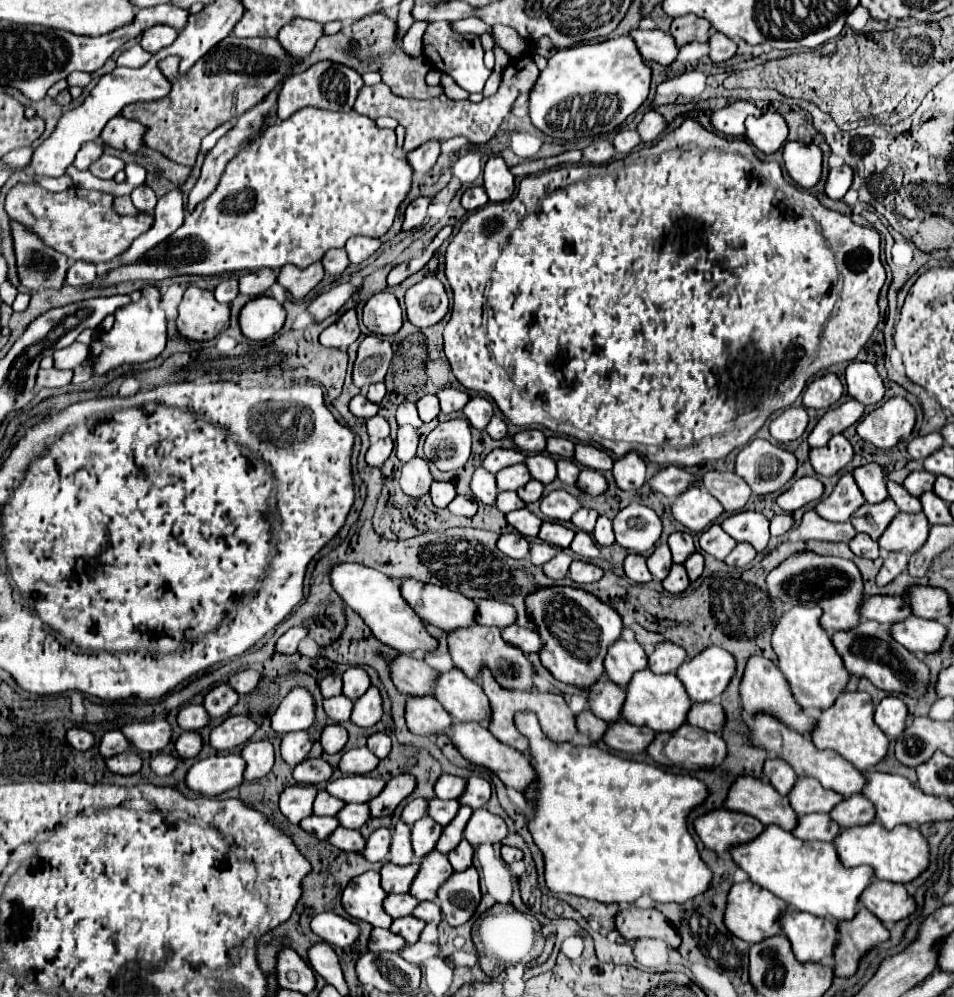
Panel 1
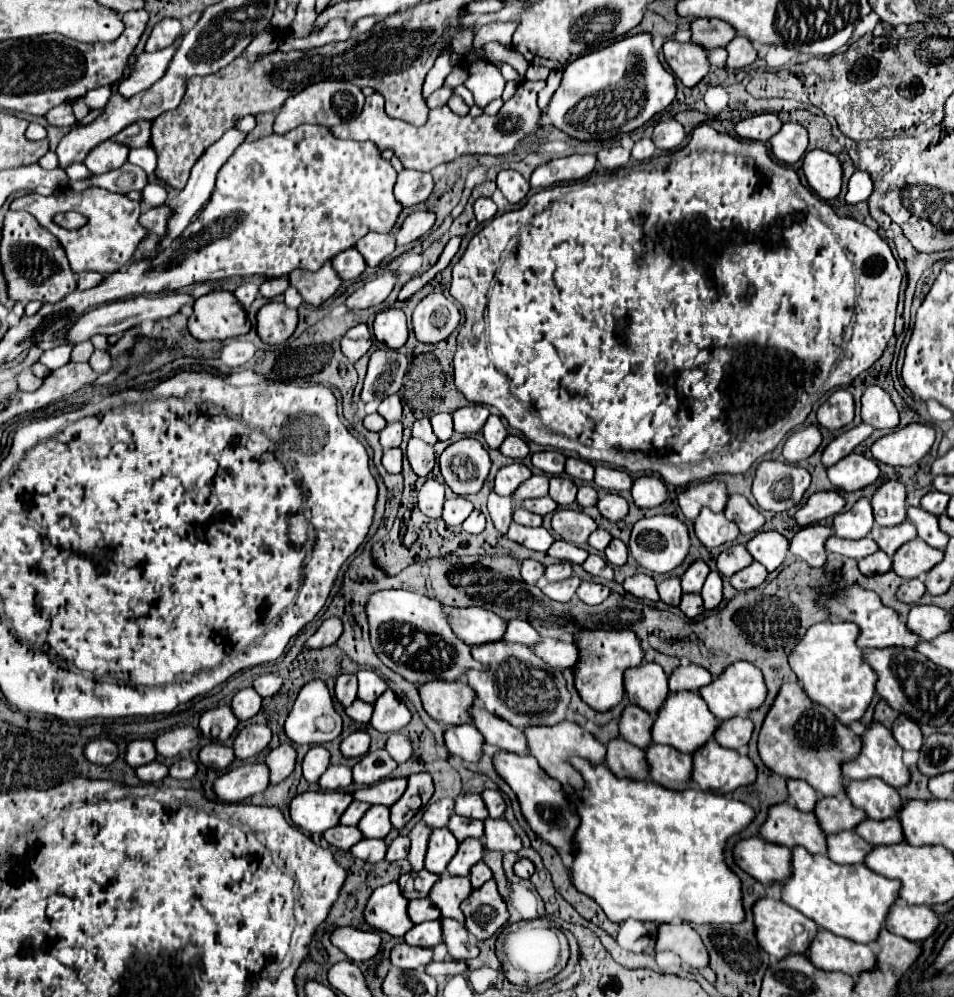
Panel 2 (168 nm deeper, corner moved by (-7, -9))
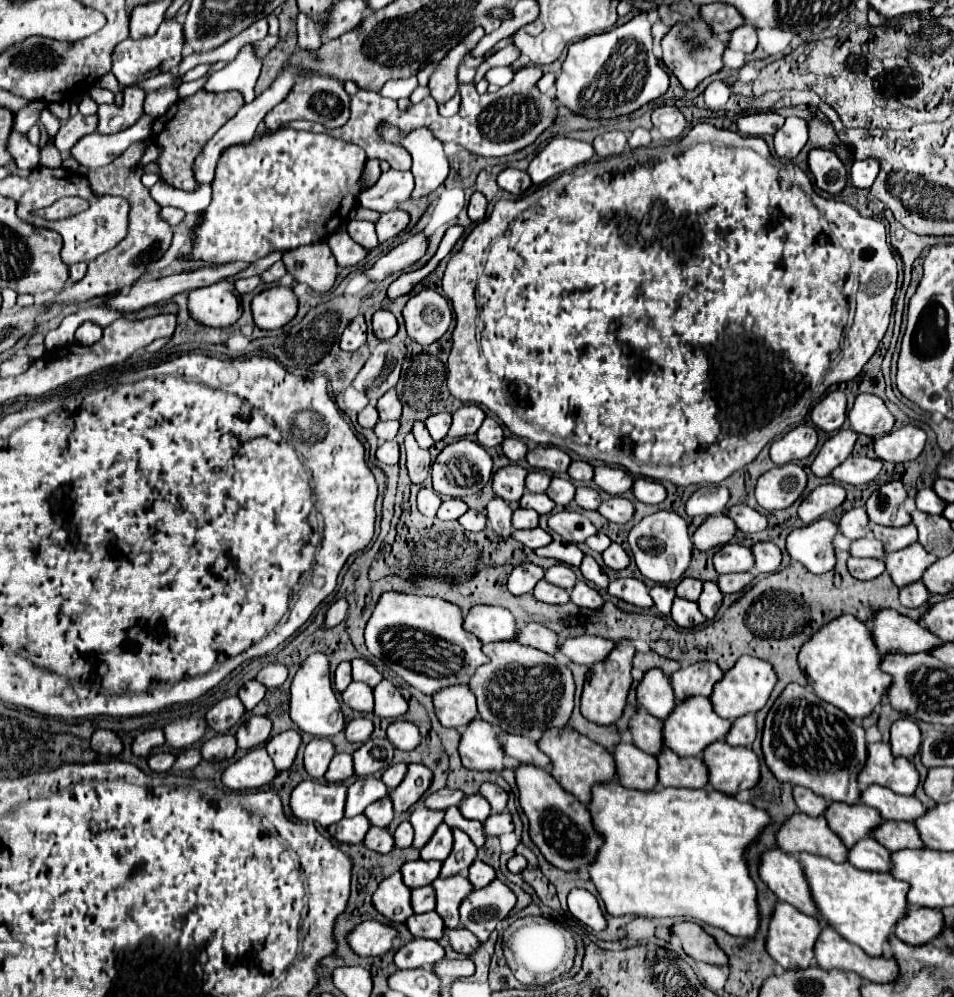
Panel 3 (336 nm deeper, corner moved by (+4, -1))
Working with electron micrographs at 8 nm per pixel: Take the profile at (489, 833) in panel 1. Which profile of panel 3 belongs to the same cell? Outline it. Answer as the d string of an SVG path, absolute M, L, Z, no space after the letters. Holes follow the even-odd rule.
M509 810L501 812L501 814L491 814L487 820L485 820L485 834L487 836L501 836L505 832L513 832L513 818L509 814Z

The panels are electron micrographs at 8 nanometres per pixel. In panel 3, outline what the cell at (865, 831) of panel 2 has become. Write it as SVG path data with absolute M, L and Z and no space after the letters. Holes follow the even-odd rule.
M885 822L873 832L875 840L889 848L891 852L905 850L905 848L923 848L923 840L919 840L919 830L915 830L915 824L905 822Z

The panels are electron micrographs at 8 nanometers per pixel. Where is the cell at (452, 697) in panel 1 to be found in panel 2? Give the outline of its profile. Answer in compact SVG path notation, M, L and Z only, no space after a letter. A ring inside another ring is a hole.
M480 706L470 708L470 720L480 730L480 734L488 744L494 744L508 752L526 754L526 738L522 730L514 728L512 724L506 724L506 720L486 712Z

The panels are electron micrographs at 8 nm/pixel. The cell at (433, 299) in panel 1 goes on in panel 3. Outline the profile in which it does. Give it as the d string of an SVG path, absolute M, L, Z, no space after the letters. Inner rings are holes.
M421 290L405 304L403 318L409 338L417 344L429 346L447 332L451 324L451 308L441 294Z

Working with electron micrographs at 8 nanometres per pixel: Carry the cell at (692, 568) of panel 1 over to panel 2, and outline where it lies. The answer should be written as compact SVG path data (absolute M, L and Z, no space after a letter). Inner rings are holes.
M710 572L708 574L700 596L704 600L704 608L706 610L712 610L714 606L720 604L720 600L722 600L722 578L720 578L718 572Z

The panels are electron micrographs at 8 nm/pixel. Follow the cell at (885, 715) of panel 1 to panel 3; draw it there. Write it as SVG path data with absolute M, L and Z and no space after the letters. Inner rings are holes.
M901 718L891 726L891 750L893 756L913 758L921 748L921 730L911 718Z

